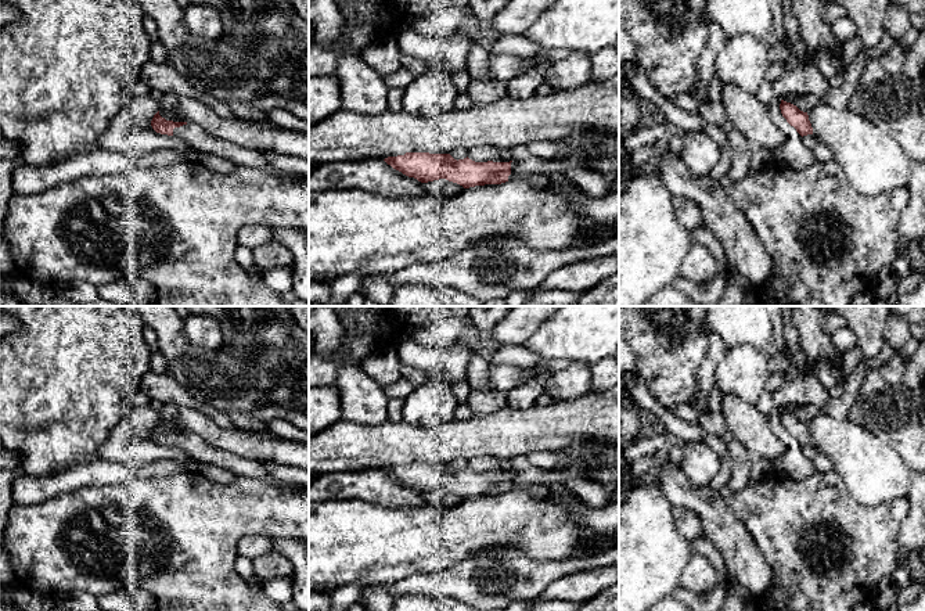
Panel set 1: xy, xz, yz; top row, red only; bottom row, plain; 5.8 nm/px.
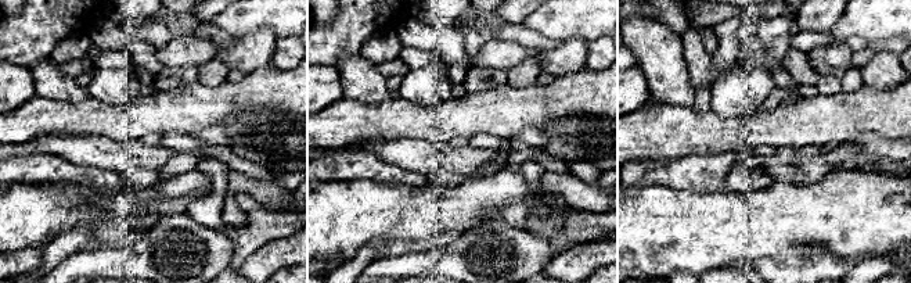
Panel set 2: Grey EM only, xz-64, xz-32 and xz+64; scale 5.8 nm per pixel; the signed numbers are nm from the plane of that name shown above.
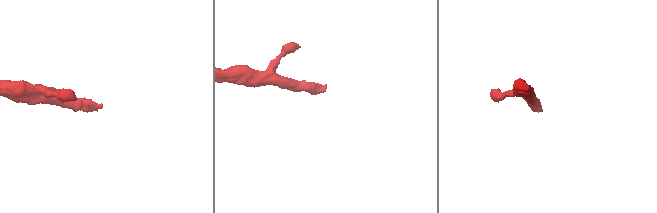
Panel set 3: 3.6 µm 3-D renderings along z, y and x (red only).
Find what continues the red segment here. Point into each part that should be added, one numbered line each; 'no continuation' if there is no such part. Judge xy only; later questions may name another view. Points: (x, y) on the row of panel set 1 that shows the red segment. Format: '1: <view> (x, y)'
1: xy (198, 139)

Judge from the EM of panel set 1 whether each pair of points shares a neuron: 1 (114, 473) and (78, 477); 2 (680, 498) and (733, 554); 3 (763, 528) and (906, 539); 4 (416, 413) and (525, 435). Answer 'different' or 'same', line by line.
1: same
2: same
3: different
4: different

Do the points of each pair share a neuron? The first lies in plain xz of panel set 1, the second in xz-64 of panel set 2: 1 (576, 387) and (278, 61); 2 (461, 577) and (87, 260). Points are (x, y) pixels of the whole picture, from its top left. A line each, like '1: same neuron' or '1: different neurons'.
1: different neurons
2: same neuron

